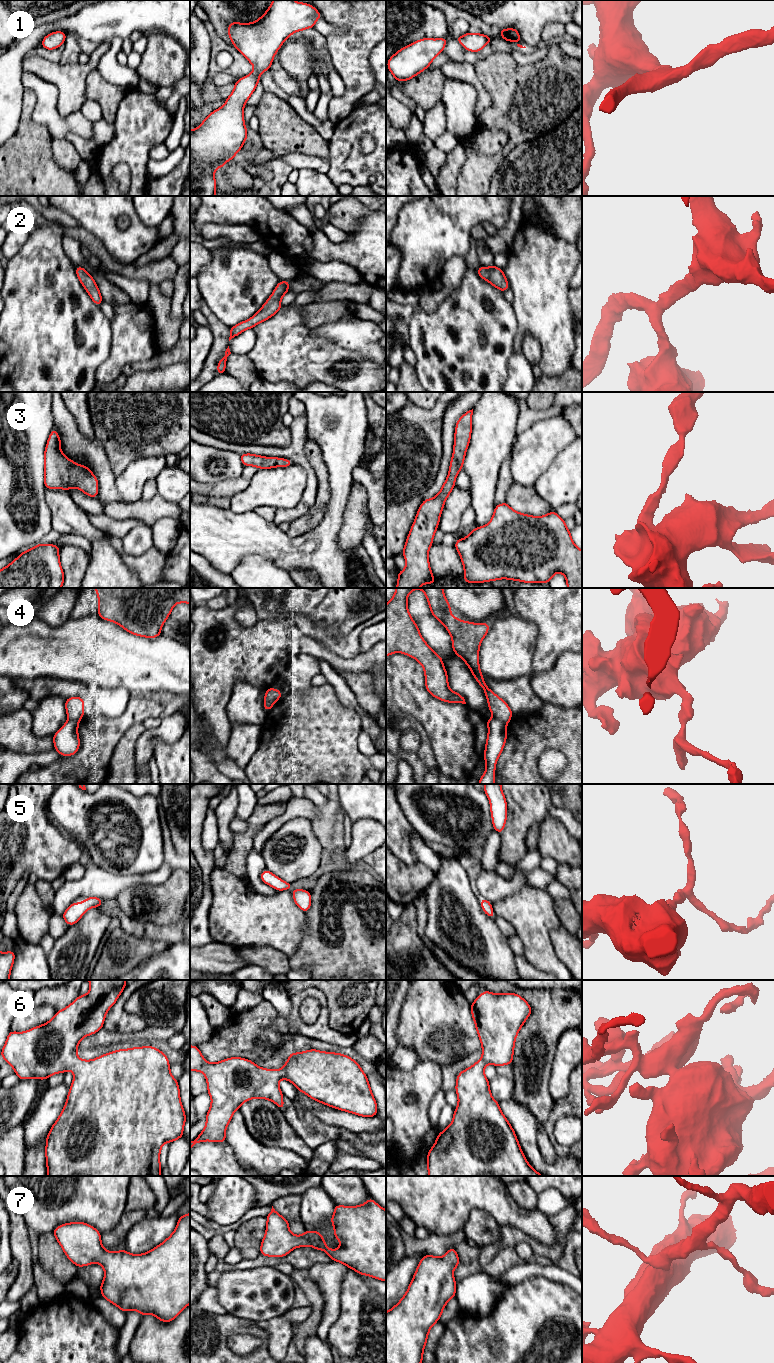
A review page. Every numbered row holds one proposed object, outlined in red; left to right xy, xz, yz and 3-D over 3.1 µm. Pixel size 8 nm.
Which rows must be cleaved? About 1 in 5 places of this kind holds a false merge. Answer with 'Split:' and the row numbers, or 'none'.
Split: 4

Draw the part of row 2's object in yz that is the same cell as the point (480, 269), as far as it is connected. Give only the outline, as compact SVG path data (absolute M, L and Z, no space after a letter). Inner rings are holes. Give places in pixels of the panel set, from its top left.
M493 265L492 267L480 266L477 269L478 275L492 284L494 287L504 292L509 289L508 281L504 275L504 270Z

